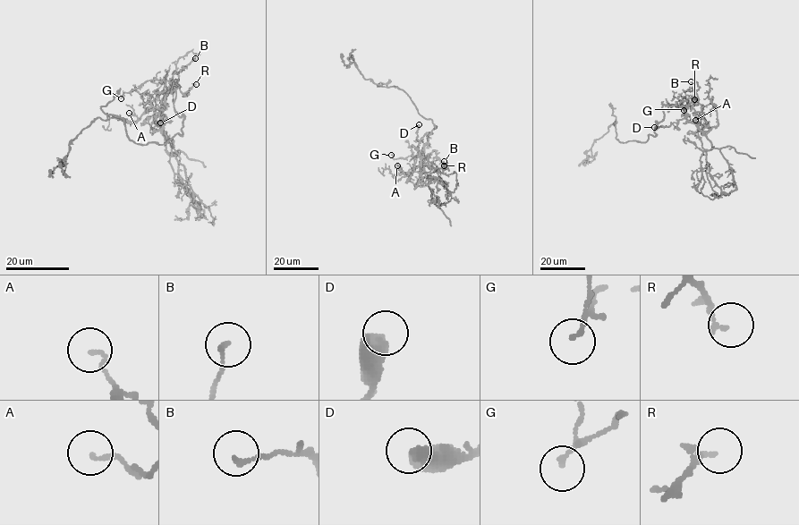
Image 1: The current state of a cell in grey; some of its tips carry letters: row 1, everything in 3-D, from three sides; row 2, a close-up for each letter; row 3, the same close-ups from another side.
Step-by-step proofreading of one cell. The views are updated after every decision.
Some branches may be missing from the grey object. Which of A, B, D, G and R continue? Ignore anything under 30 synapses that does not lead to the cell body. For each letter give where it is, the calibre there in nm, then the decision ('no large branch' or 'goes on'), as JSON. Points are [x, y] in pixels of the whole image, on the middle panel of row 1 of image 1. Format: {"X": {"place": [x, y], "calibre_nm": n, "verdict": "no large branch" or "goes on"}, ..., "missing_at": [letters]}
{"A": {"place": [397, 165], "calibre_nm": 130, "verdict": "no large branch"}, "B": {"place": [444, 161], "calibre_nm": 140, "verdict": "no large branch"}, "D": {"place": [419, 124], "calibre_nm": 600, "verdict": "no large branch"}, "G": {"place": [391, 155], "calibre_nm": 110, "verdict": "no large branch"}, "R": {"place": [444, 165], "calibre_nm": 170, "verdict": "no large branch"}, "missing_at": []}

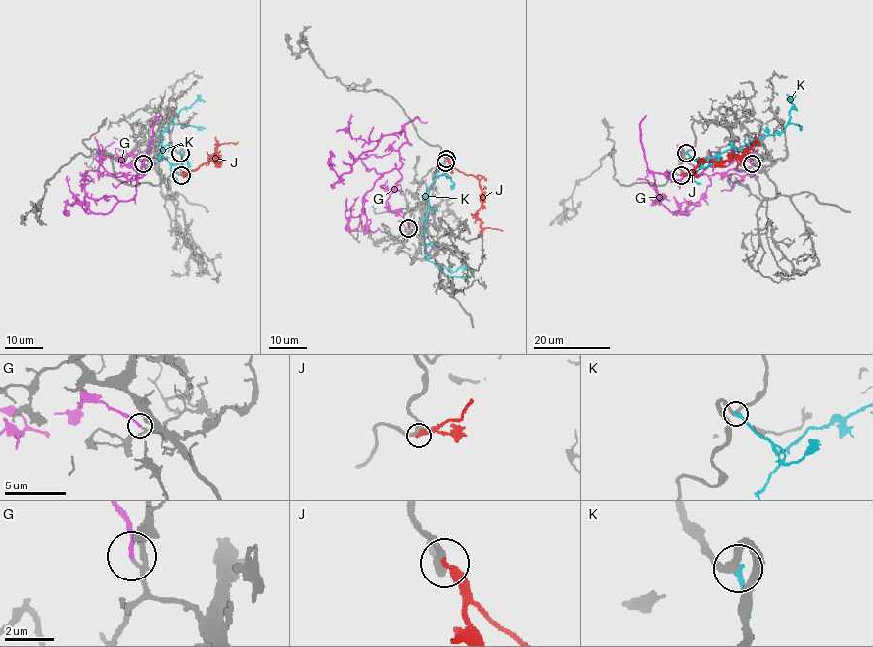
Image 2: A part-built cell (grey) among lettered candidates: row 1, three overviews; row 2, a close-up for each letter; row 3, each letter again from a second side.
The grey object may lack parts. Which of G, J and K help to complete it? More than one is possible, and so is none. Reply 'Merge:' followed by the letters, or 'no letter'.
Merge: no letter

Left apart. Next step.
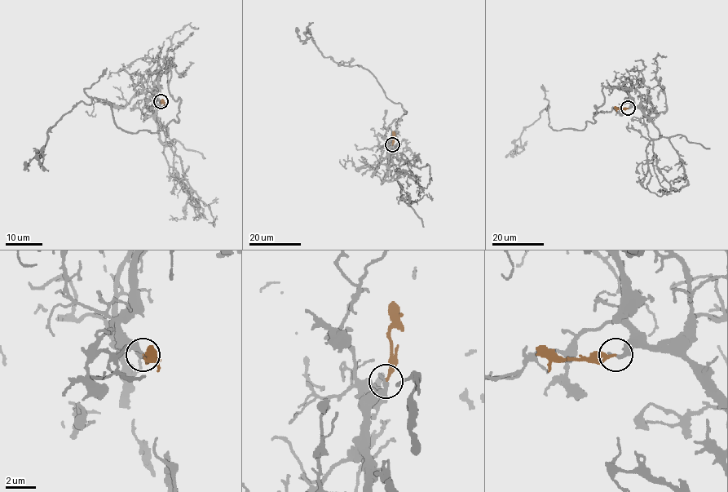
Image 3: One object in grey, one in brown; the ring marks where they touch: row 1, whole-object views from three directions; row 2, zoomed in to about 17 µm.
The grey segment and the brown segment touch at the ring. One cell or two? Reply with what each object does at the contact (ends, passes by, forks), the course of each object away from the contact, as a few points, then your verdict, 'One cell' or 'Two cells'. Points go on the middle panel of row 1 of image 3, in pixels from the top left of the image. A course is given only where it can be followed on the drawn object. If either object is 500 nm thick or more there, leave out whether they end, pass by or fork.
At the ring grey ends. At the ring brown ends. Course of grey: (392, 145), (395, 123), (406, 113), (400, 104), (360, 65), (324, 57), (311, 37), (301, 41), (296, 27). Course of brown: (392, 145), (393, 130). One cell

